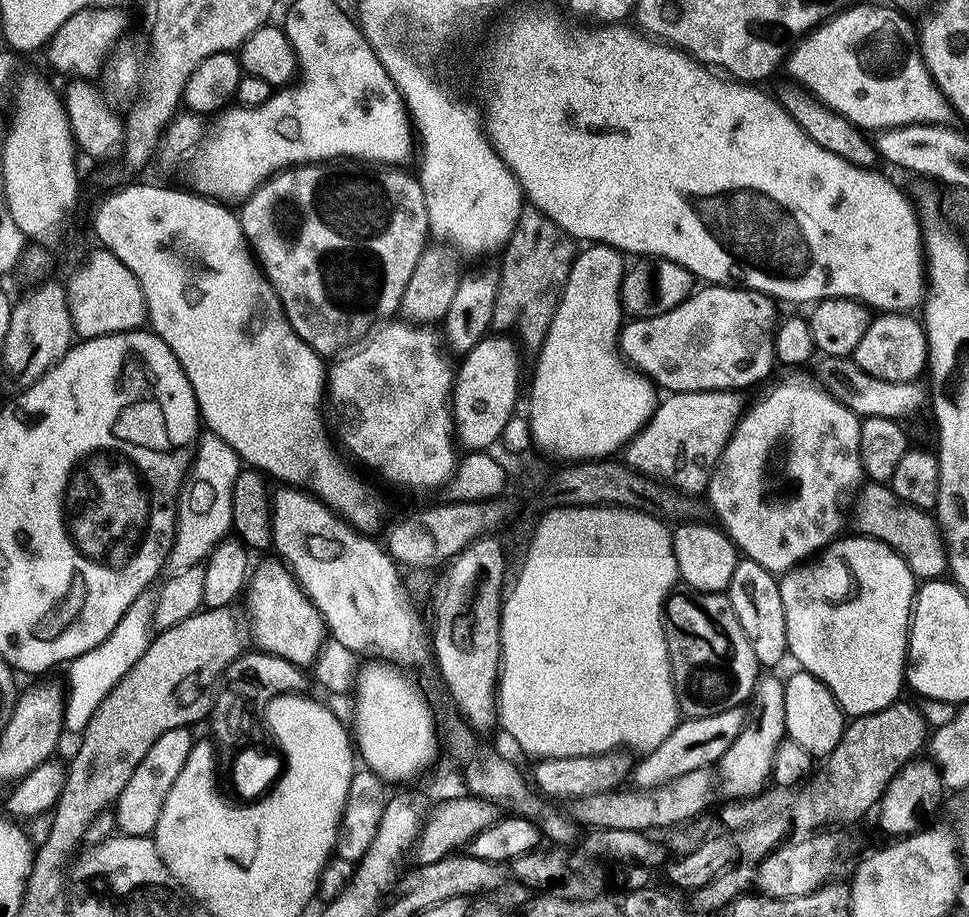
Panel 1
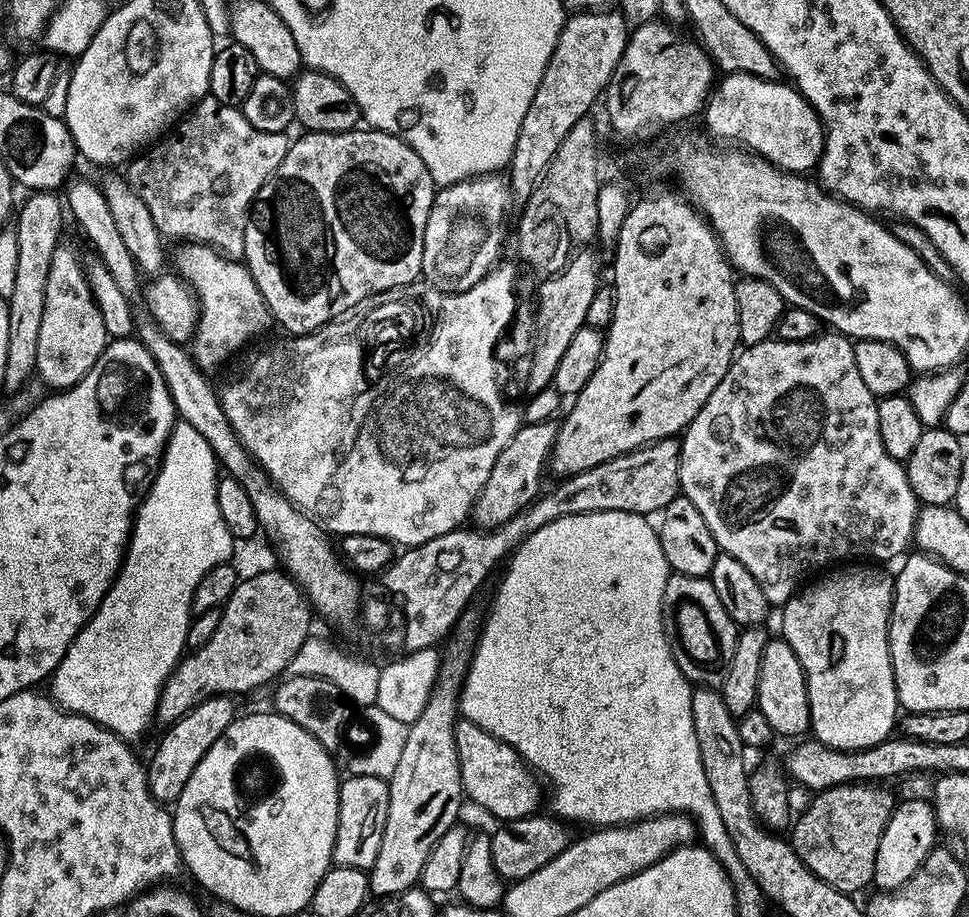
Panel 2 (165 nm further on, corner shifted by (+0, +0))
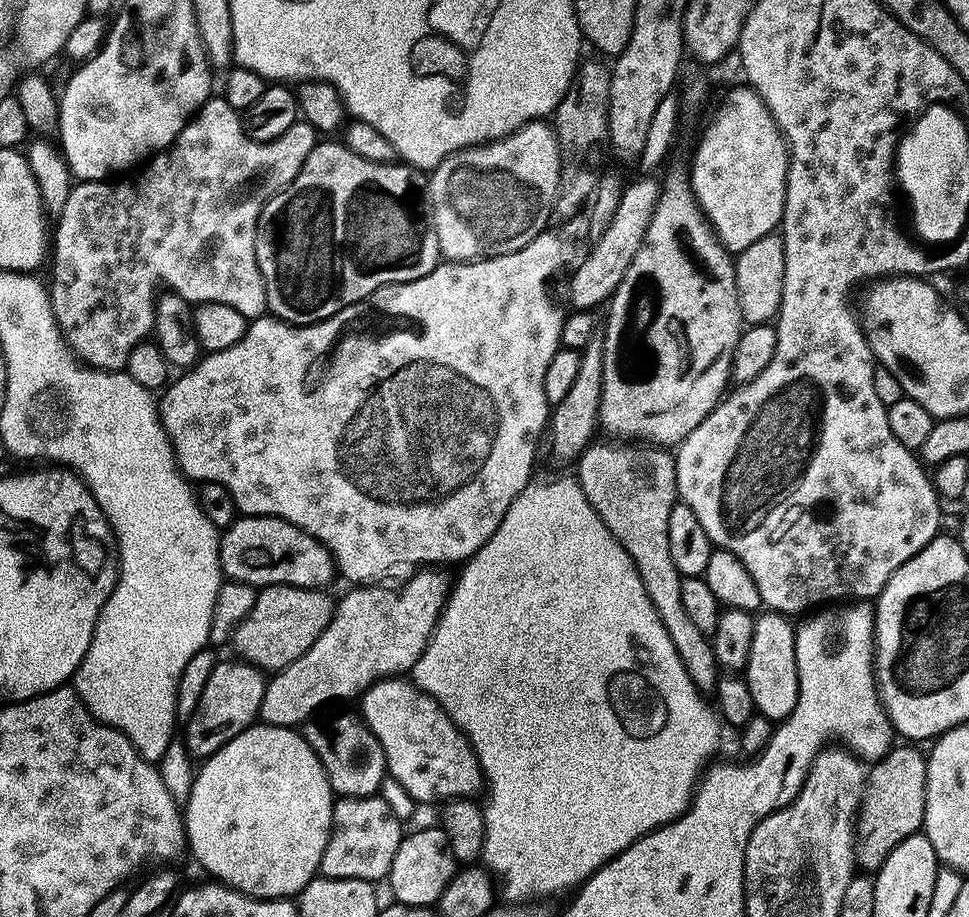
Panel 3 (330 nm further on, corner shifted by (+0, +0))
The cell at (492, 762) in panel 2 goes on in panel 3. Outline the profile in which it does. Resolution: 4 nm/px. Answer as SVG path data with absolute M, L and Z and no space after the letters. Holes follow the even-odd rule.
M389 678L377 680L359 697L359 715L364 725L378 738L388 763L388 776L395 780L399 791L413 801L421 800L428 804L431 800L447 802L461 798L472 798L476 791L485 787L484 772L480 769L480 760L476 750L467 736L456 727L456 724L441 708L439 702L432 696L427 696L422 689L417 688L408 678Z

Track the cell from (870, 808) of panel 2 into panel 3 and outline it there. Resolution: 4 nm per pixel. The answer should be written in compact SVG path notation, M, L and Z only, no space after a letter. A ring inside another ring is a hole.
M899 746L893 747L881 760L875 761L867 769L866 779L864 782L864 795L860 801L860 811L858 813L858 819L855 823L856 825L856 862L857 865L865 873L875 874L880 871L882 862L886 862L886 858L890 858L890 850L894 850L894 846L898 846L898 842L902 842L906 838L913 836L915 832L921 831L924 826L924 815L926 814L926 766L928 761L926 759L925 753L923 751L919 752L919 747L916 746L904 746L908 748L899 748Z

